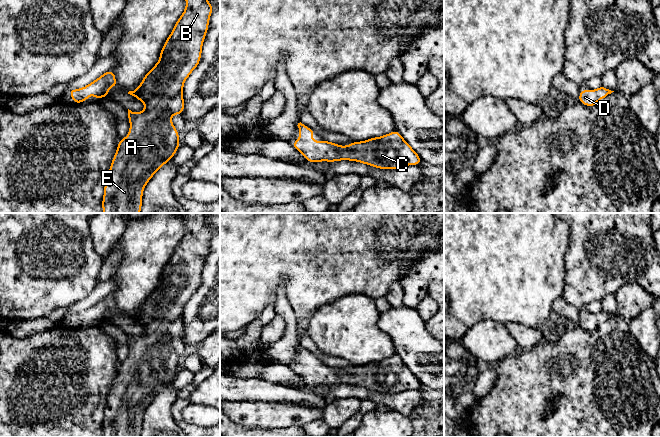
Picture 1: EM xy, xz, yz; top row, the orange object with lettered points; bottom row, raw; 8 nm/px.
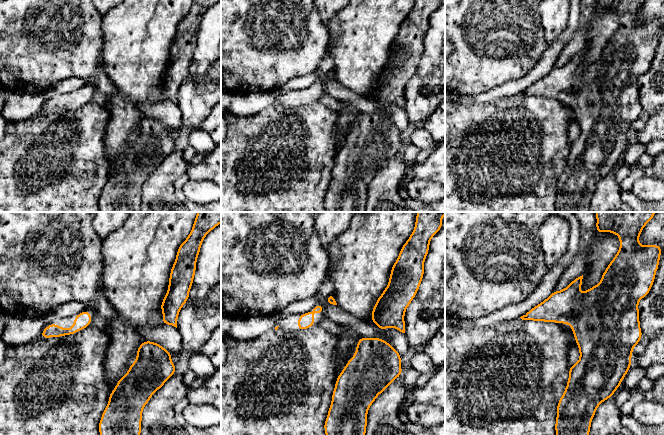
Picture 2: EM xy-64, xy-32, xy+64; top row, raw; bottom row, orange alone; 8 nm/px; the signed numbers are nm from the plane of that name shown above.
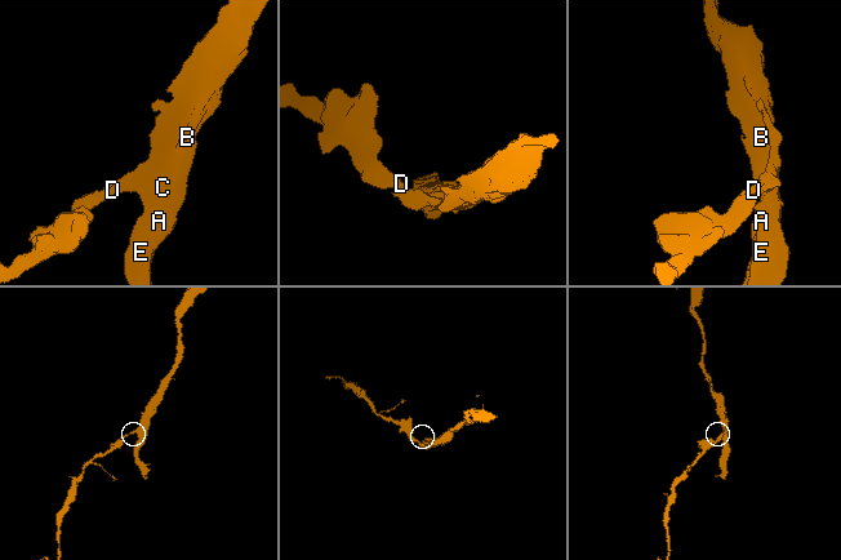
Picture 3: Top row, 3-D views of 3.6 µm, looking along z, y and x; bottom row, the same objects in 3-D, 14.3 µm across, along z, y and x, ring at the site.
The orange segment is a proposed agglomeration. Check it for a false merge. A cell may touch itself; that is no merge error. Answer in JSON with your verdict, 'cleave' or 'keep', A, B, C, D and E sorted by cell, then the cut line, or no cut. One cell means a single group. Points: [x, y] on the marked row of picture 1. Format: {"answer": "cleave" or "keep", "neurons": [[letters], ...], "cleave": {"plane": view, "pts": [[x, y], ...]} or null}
{"answer": "keep", "neurons": [["A", "B", "C", "D", "E"]], "cleave": null}

